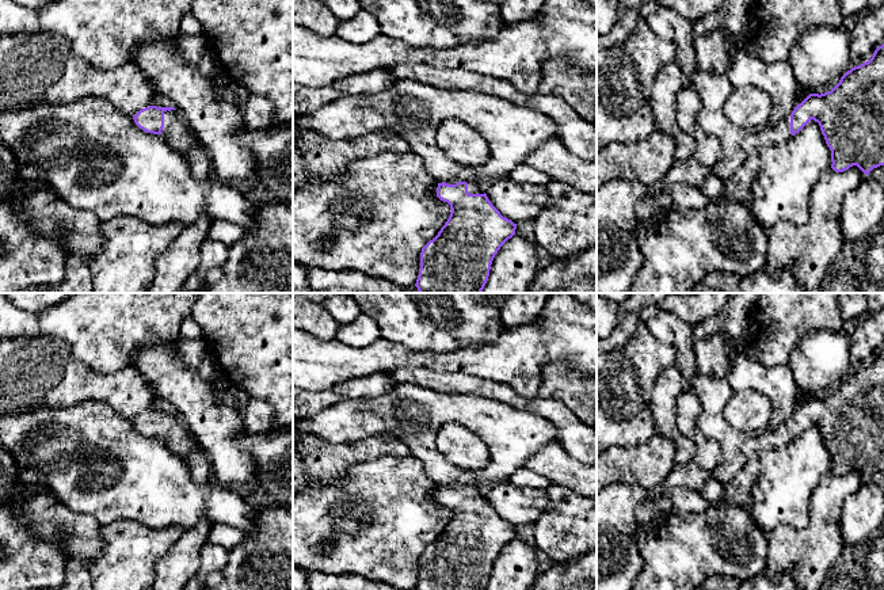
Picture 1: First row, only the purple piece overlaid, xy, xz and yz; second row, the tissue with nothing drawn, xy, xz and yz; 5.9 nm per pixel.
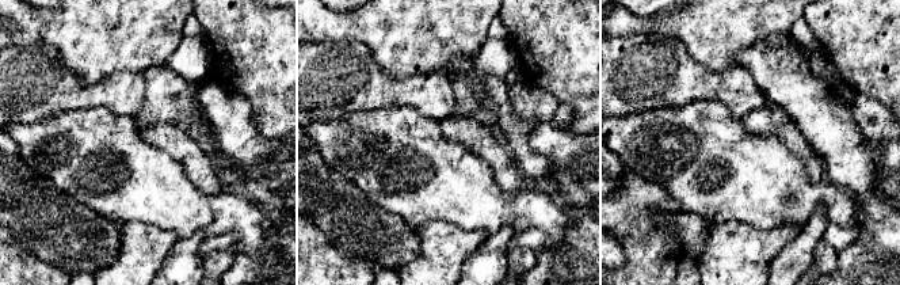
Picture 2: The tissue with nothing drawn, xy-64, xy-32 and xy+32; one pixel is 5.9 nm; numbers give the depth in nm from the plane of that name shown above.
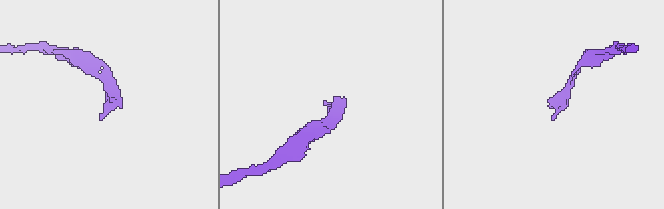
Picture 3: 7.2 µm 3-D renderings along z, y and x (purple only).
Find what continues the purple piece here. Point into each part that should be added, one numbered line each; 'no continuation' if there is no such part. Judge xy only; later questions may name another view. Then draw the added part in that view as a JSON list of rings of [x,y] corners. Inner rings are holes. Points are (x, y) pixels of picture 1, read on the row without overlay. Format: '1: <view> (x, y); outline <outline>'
1: xy (175, 431); outline [[[176,414],[164,415],[161,437],[187,463],[194,483],[206,484],[213,480],[212,464]]]

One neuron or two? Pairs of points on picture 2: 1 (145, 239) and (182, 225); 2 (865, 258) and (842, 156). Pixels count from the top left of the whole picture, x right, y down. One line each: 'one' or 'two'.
1: two
2: one

